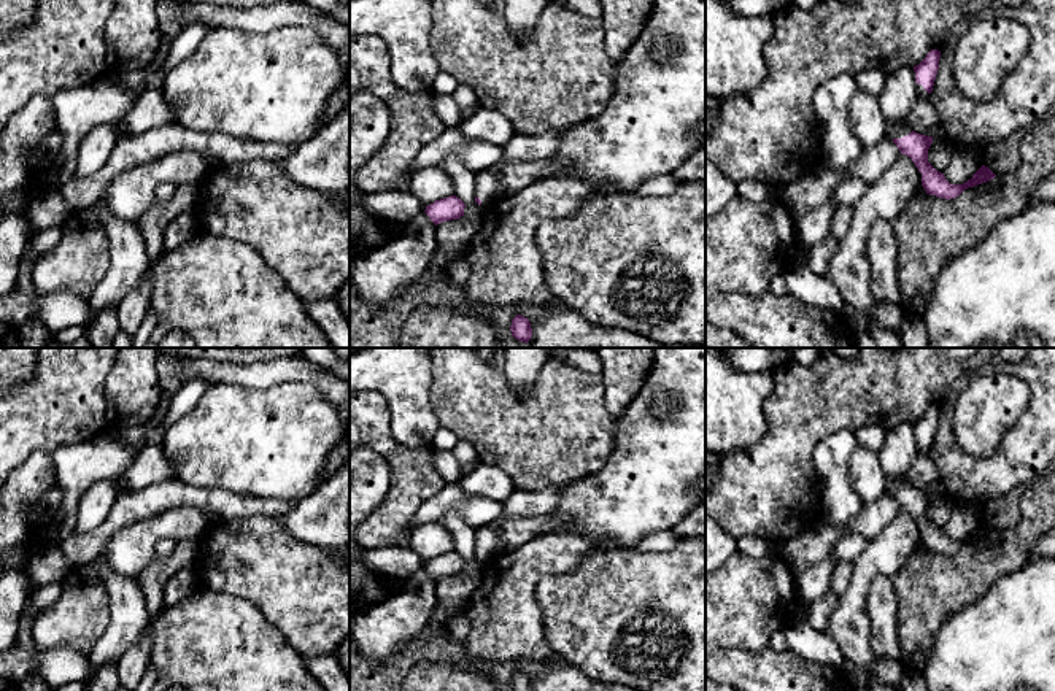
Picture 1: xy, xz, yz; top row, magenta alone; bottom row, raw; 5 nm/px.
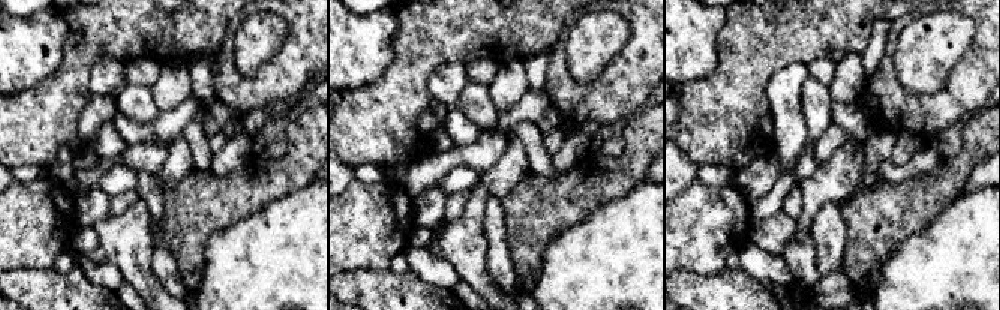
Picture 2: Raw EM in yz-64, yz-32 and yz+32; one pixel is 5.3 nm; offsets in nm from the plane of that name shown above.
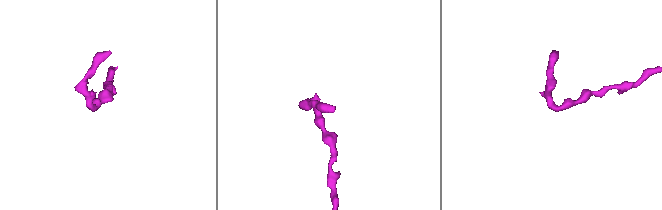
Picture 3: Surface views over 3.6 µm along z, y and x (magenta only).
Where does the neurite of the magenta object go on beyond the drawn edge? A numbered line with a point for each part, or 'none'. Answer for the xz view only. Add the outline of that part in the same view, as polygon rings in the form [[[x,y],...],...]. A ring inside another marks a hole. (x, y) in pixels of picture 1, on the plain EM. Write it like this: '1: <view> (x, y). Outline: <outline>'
1: xz (521, 504). Outline: [[[550,486],[540,491],[515,489],[502,502],[502,513],[494,521],[475,529],[475,553],[486,562],[497,553],[497,535],[500,523],[508,518],[540,518],[555,511],[561,494],[561,486]]]

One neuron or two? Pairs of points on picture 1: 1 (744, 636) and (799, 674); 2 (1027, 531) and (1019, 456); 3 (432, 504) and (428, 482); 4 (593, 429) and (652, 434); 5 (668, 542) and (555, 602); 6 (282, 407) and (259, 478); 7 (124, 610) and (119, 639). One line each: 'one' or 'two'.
1: two
2: two
3: two
4: two
5: two
6: one
7: one

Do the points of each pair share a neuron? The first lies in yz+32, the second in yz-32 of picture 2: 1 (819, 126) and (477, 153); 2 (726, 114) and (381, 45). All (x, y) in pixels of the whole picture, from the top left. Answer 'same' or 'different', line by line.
1: different
2: different

